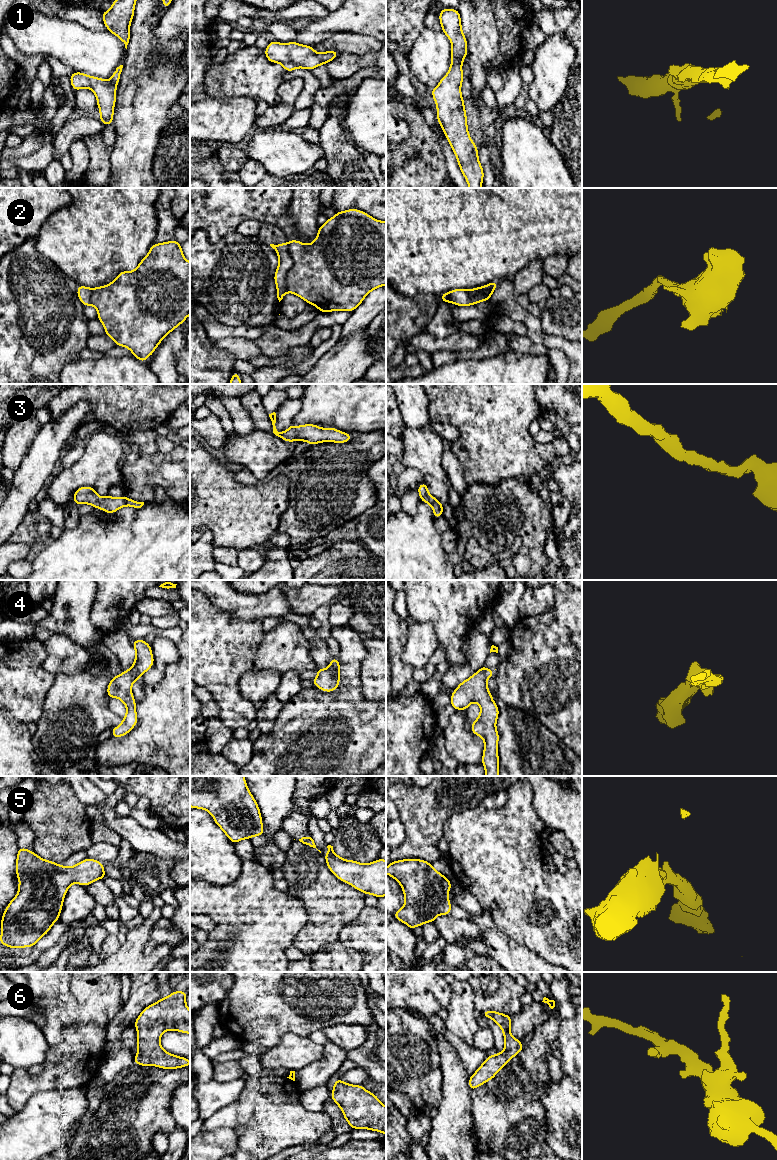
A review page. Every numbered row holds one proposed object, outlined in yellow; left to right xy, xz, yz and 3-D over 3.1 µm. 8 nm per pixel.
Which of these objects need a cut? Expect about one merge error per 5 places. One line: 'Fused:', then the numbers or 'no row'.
Fused: 2

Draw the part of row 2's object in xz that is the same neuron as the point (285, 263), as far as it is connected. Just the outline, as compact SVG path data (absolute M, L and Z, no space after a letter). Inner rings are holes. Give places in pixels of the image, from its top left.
M288 243L277 245L270 244L270 246L276 251L279 258L278 267L274 274L274 281L277 288L277 298L280 302L288 292L286 276L289 270L293 267L294 263L288 251Z

